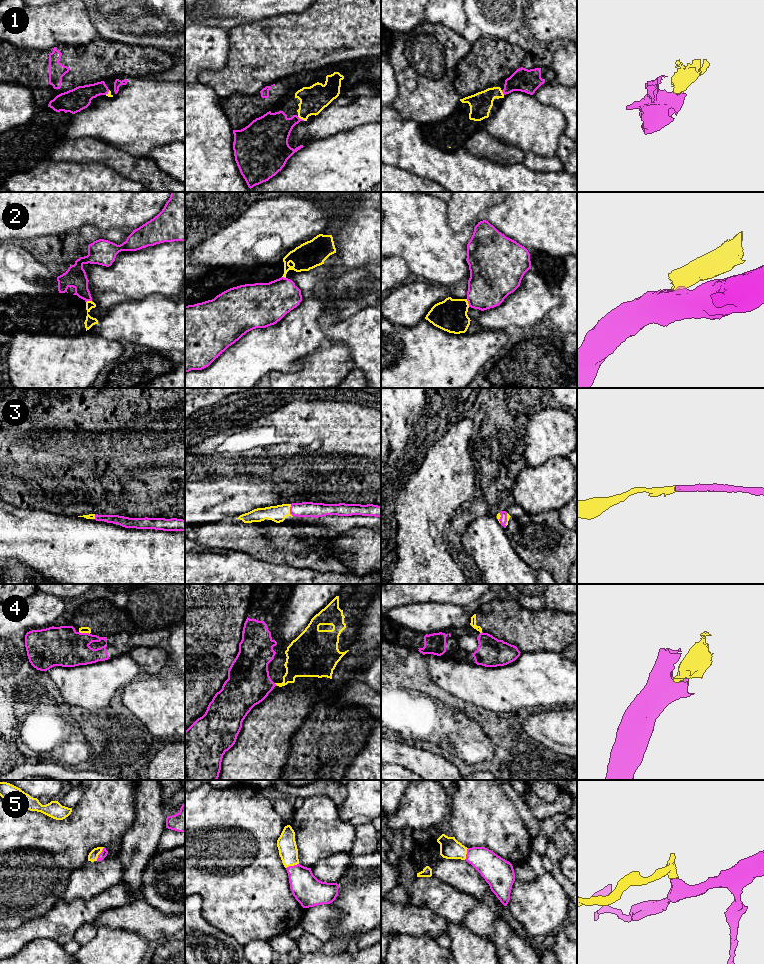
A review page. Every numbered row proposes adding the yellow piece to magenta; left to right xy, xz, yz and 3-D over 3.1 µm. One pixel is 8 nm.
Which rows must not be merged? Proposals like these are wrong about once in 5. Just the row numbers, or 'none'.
2, 4

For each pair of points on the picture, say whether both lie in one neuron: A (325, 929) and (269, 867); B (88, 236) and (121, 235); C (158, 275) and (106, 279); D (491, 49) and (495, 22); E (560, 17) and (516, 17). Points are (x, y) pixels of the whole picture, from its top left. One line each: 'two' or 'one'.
A: two
B: one
C: one
D: two
E: two

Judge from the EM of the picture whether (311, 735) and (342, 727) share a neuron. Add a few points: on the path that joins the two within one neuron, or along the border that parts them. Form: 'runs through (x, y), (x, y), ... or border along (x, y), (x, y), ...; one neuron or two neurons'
runs through (319, 729), (334, 729); one neuron

